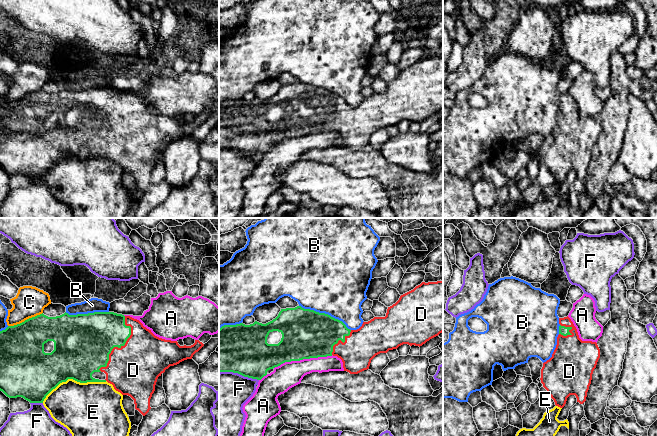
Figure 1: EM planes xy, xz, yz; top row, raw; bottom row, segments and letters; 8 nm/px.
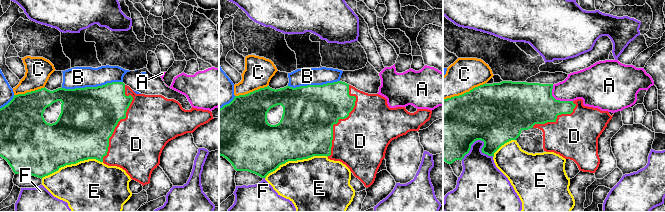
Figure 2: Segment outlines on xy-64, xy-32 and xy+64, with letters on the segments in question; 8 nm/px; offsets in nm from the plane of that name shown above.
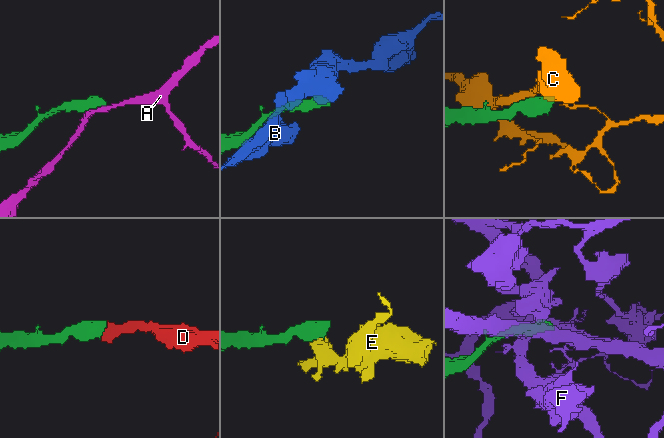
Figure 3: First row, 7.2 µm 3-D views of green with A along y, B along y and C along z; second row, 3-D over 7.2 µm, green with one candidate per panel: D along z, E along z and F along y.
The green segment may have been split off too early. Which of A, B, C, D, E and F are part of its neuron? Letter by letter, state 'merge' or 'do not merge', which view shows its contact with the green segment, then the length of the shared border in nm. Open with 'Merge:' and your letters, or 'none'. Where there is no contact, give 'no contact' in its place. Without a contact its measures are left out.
Merge: D
A: do not merge | xz | 480 nm
B: do not merge | xz | 460 nm
C: do not merge | xy | 300 nm
D: merge | xy | 500 nm
E: do not merge | xy | 550 nm
F: do not merge | xz | 320 nm

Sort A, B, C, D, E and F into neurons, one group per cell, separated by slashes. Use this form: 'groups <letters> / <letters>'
groups A / B / C / D / E / F

